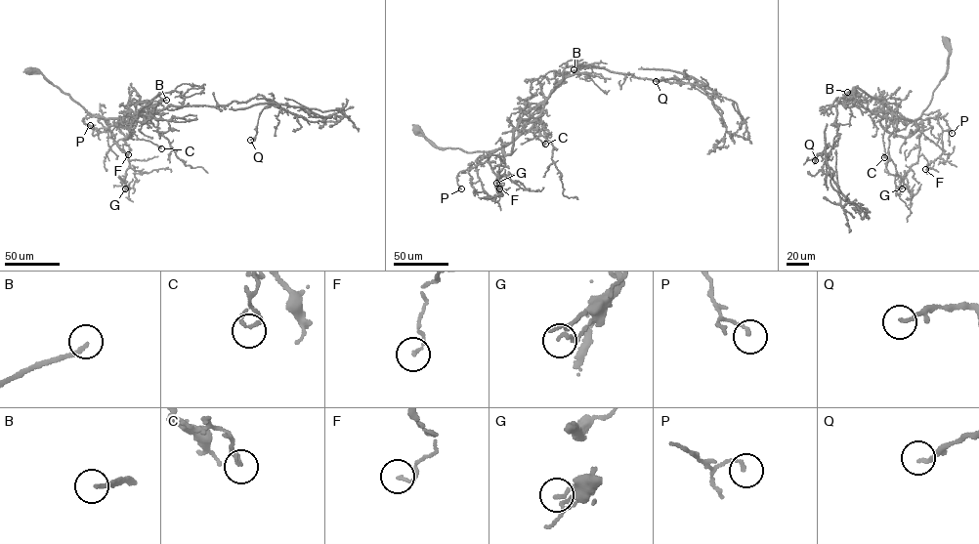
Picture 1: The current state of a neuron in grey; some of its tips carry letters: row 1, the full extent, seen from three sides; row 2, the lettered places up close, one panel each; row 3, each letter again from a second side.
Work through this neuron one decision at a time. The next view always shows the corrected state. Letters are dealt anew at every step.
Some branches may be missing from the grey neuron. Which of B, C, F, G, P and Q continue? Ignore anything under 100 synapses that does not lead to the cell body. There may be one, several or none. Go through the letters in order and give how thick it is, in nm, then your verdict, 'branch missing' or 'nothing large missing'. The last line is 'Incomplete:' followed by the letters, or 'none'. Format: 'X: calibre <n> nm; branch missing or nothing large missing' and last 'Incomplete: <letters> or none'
B: calibre 170 nm; branch missing
C: calibre 170 nm; nothing large missing
F: calibre 120 nm; nothing large missing
G: calibre 140 nm; nothing large missing
P: calibre 150 nm; nothing large missing
Q: calibre 150 nm; nothing large missing
Incomplete: B

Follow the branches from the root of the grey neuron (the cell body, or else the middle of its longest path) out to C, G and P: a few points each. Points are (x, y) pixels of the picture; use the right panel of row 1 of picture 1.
C: (946, 42), (949, 49), (947, 70), (930, 103), (915, 122), (892, 119), (882, 138), (884, 157)
G: (946, 42), (949, 52), (946, 71), (920, 117), (922, 131), (917, 160), (903, 178), (899, 187), (902, 188)
P: (946, 42), (949, 52), (946, 71), (920, 118), (942, 116), (952, 133)

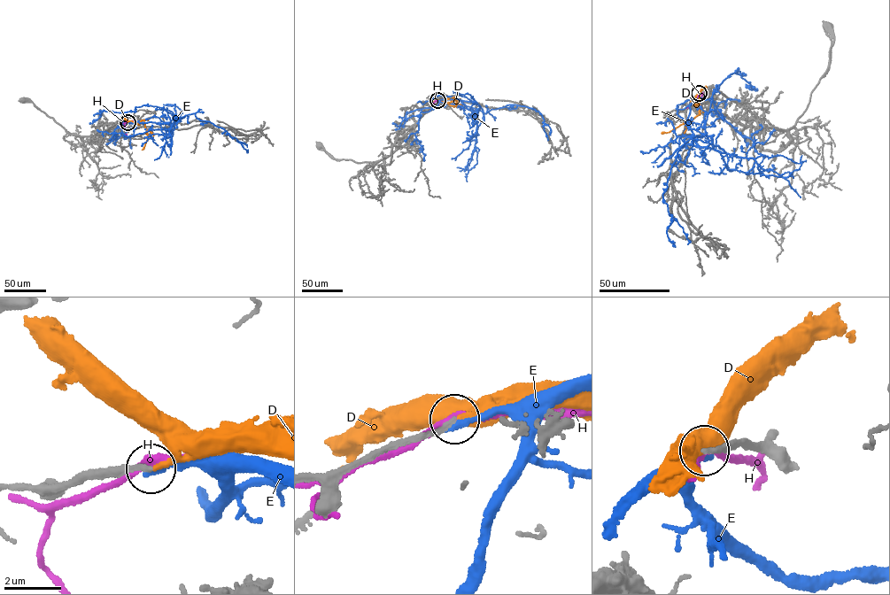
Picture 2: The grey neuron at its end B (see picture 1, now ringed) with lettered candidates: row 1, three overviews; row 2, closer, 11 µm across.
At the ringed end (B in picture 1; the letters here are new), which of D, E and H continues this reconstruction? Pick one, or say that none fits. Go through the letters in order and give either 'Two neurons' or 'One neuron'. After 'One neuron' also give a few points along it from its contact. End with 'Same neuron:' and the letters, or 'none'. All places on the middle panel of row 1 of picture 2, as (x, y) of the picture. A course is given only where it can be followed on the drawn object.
D: One neuron. Its course: (437, 100), (453, 106), (457, 101), (452, 97)
E: Two neurons
H: Two neurons
Same neuron: D

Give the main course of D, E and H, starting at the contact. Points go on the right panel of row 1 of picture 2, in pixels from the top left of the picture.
D: (700, 93), (699, 114), (662, 134)
E: (700, 93), (686, 121), (706, 135), (715, 85), (715, 91), (735, 72), (753, 89), (746, 85)
H: (700, 93), (702, 94), (700, 99), (686, 108)

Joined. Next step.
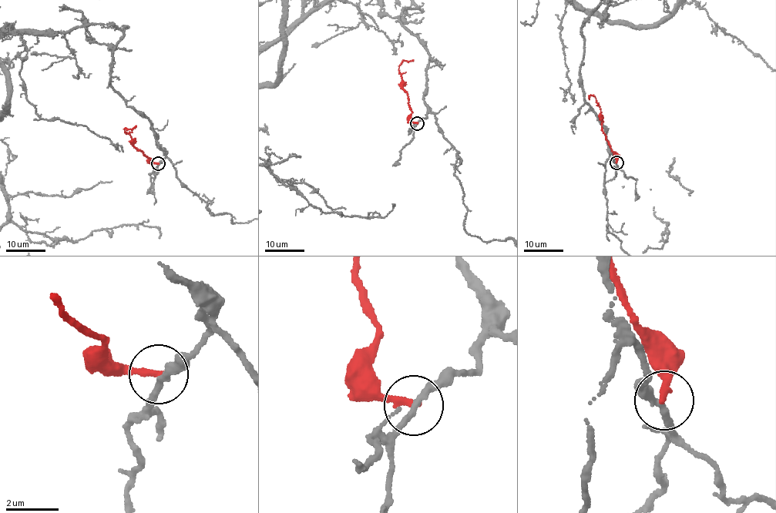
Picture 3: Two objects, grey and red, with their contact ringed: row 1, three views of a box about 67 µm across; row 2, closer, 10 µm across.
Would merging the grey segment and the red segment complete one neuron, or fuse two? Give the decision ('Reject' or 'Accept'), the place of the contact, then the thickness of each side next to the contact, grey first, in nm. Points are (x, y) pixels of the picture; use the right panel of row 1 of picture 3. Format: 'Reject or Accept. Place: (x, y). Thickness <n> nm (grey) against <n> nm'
Reject. Place: (616, 162). Thickness 220 nm (grey) against 260 nm

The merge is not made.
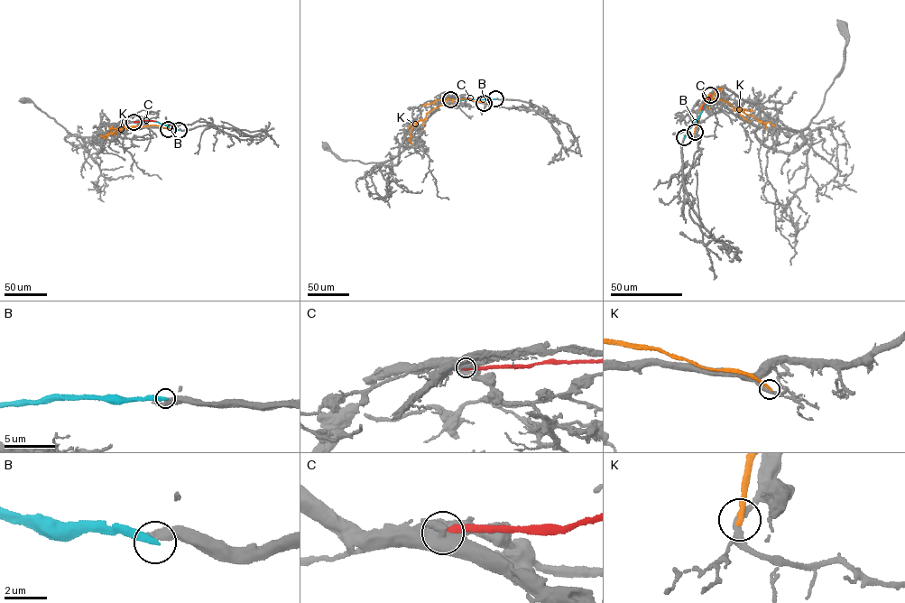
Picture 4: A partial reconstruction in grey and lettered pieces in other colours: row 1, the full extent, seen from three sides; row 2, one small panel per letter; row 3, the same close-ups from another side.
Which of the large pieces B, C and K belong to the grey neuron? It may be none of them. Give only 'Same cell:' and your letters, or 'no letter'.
Same cell: no letter

